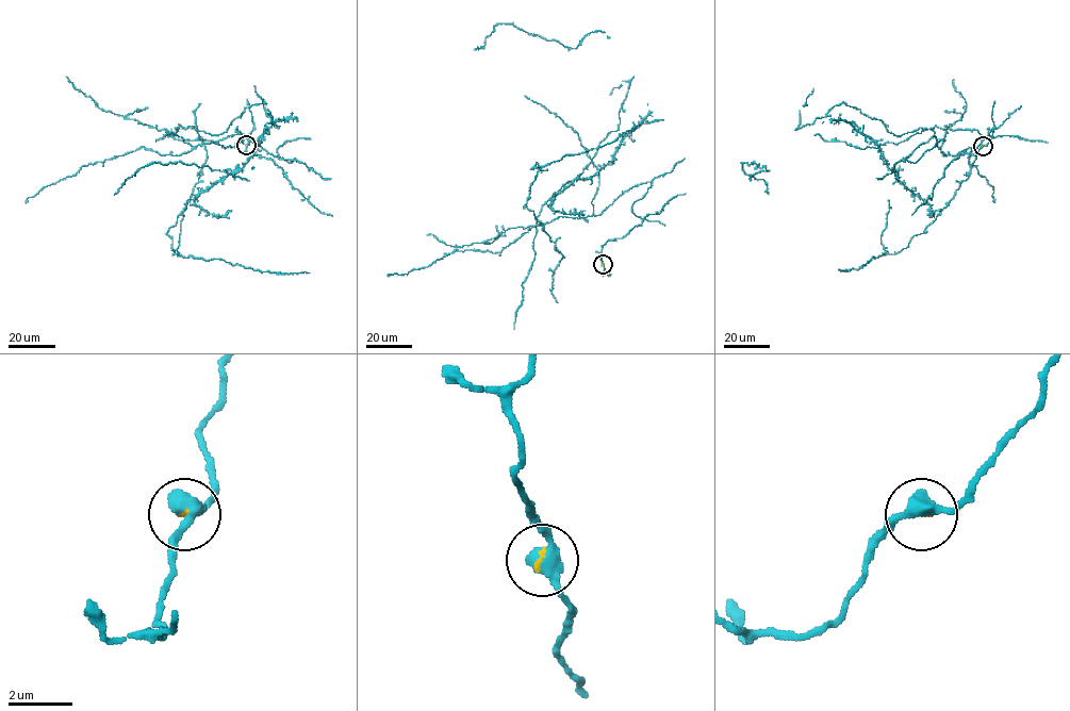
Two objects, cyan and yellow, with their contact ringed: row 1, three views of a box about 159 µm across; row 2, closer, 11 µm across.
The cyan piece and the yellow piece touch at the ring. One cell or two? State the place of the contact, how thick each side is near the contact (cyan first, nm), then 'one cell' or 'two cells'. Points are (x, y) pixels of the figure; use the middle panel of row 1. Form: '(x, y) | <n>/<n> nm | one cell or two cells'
(603, 264) | 480/90 nm | one cell

